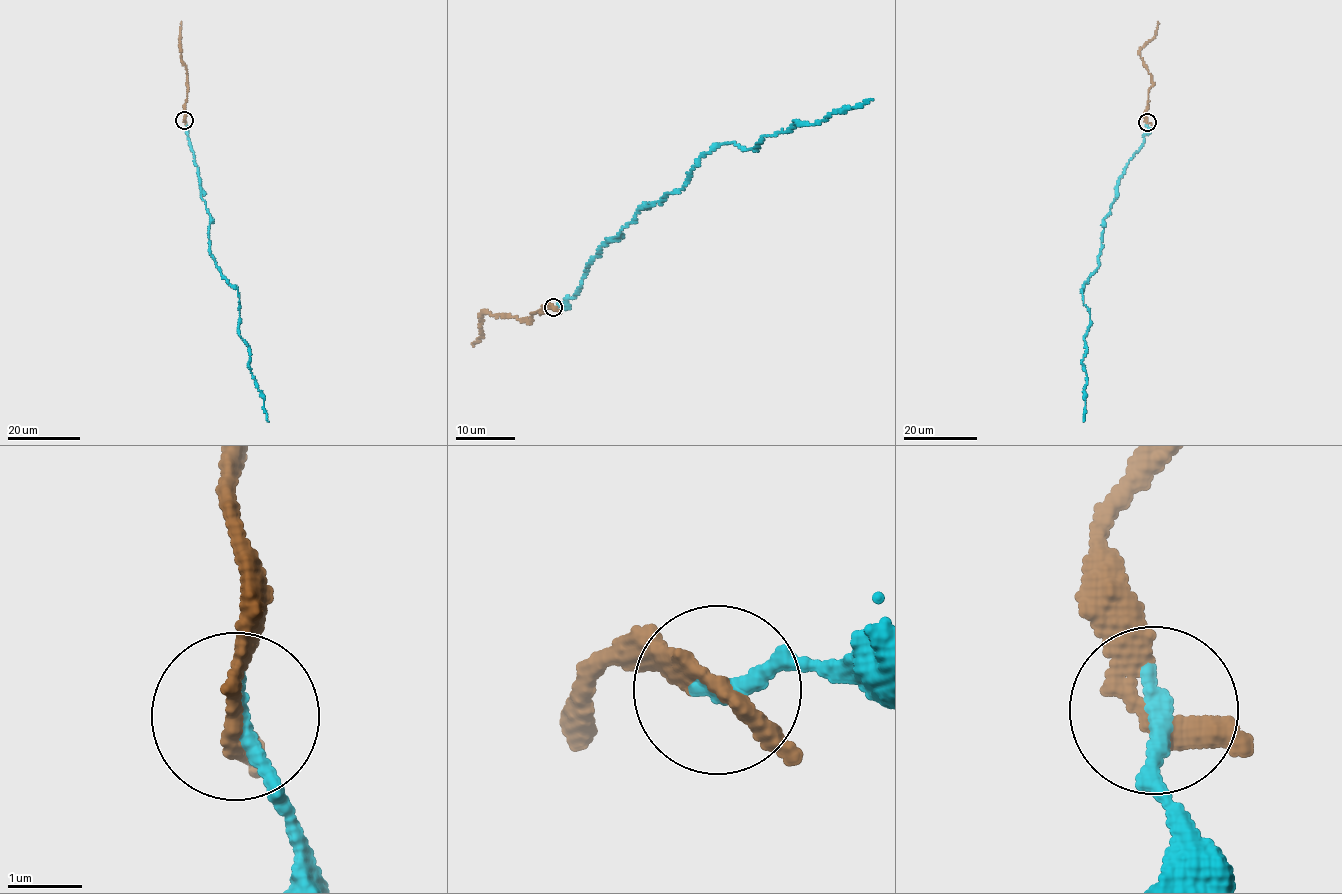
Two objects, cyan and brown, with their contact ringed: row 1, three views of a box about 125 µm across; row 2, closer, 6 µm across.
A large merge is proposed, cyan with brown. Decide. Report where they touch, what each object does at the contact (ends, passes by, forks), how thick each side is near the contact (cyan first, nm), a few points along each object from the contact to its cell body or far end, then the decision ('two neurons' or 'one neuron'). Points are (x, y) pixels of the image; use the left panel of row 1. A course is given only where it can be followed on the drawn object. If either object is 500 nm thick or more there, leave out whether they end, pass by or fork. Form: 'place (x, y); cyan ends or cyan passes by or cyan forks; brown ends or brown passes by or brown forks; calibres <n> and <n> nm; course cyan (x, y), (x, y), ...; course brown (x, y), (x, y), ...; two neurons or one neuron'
place (184, 120); cyan ends; brown passes by; calibres 240 and 240 nm; course cyan (184, 120), (210, 216), (209, 251), (237, 289), (238, 332), (248, 347), (249, 368), (268, 422); course brown (184, 120), (188, 87), (179, 46), (181, 22); one neuron

